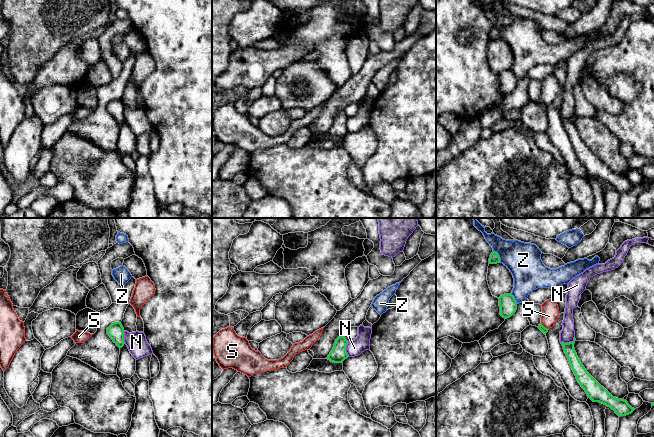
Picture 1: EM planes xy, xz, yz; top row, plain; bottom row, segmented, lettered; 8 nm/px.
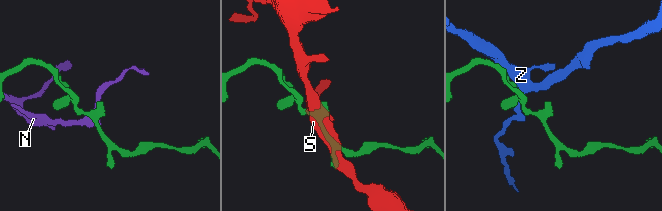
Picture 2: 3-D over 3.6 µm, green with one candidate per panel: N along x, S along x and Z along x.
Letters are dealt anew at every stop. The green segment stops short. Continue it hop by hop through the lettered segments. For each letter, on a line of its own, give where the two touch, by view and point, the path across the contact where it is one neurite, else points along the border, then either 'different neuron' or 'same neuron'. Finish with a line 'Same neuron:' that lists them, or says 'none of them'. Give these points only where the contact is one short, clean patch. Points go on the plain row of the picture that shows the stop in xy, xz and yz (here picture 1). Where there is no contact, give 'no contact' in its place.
N: meets green in yz at (569, 118); border along yz (574, 112), (571, 118), (561, 118); different neuron
S: meets green in yz at (543, 102); border along yz (540, 99), (548, 105); different neuron
Z: meets green in yz at (498, 31); different neuron
Same neuron: none of them

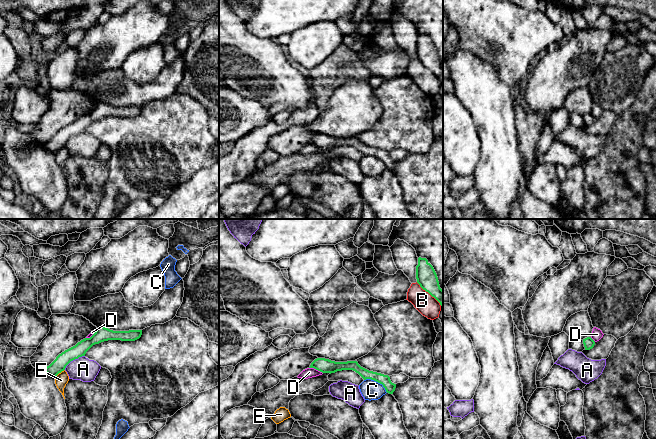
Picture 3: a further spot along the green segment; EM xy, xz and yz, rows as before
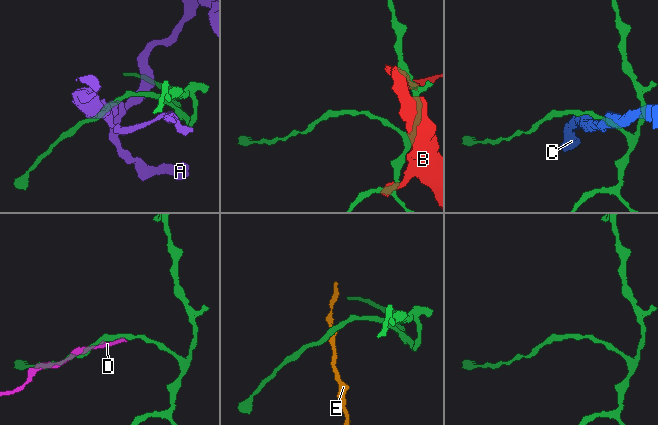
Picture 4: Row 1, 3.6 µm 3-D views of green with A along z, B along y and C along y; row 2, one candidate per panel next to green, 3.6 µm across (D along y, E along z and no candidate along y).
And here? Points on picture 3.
A: meets green in xy at (73, 135); border along xy (84, 131), (73, 135), (64, 145); different neuron
B: meets green in xz at (429, 69); different neuron
C: meets green in xz at (377, 157); border along xz (364, 155), (373, 155), (379, 158), (387, 168); different neuron
D: meets green in xz at (316, 145); border along xz (309, 143), (313, 143), (322, 149); different neuron
E: meets green in xy at (59, 148); border along xy (64, 145), (55, 152); different neuron
Same neuron: none of them

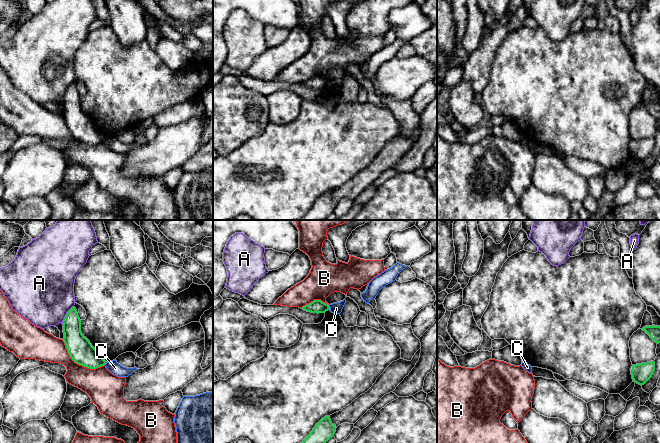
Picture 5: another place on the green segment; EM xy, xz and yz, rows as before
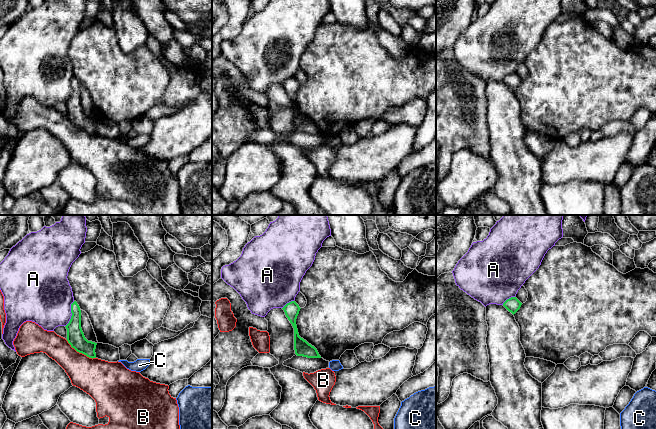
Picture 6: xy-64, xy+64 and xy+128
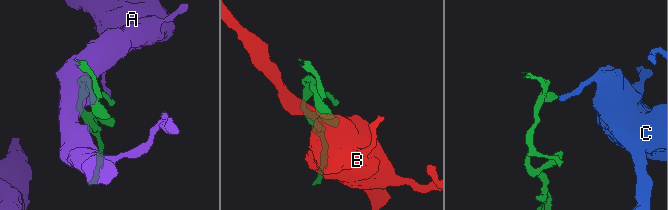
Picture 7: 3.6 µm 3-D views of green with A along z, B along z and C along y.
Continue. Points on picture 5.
A: meets green in xy at (66, 91); different neuron
B: meets green in xy at (79, 140); border along xy (62, 116), (69, 132), (75, 138), (90, 144), (104, 141); different neuron
C: meets green in xz at (329, 83); border along xz (328, 81), (330, 84); different neuron
Same neuron: none of them

